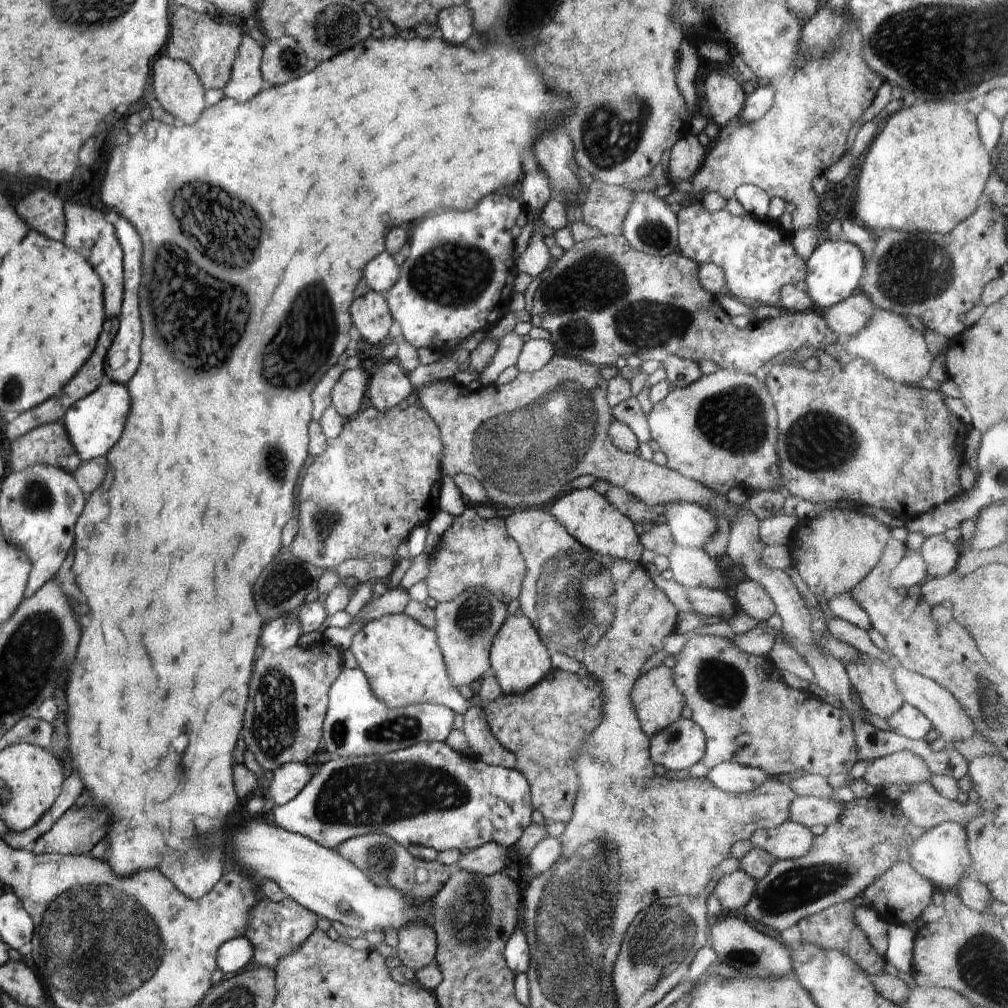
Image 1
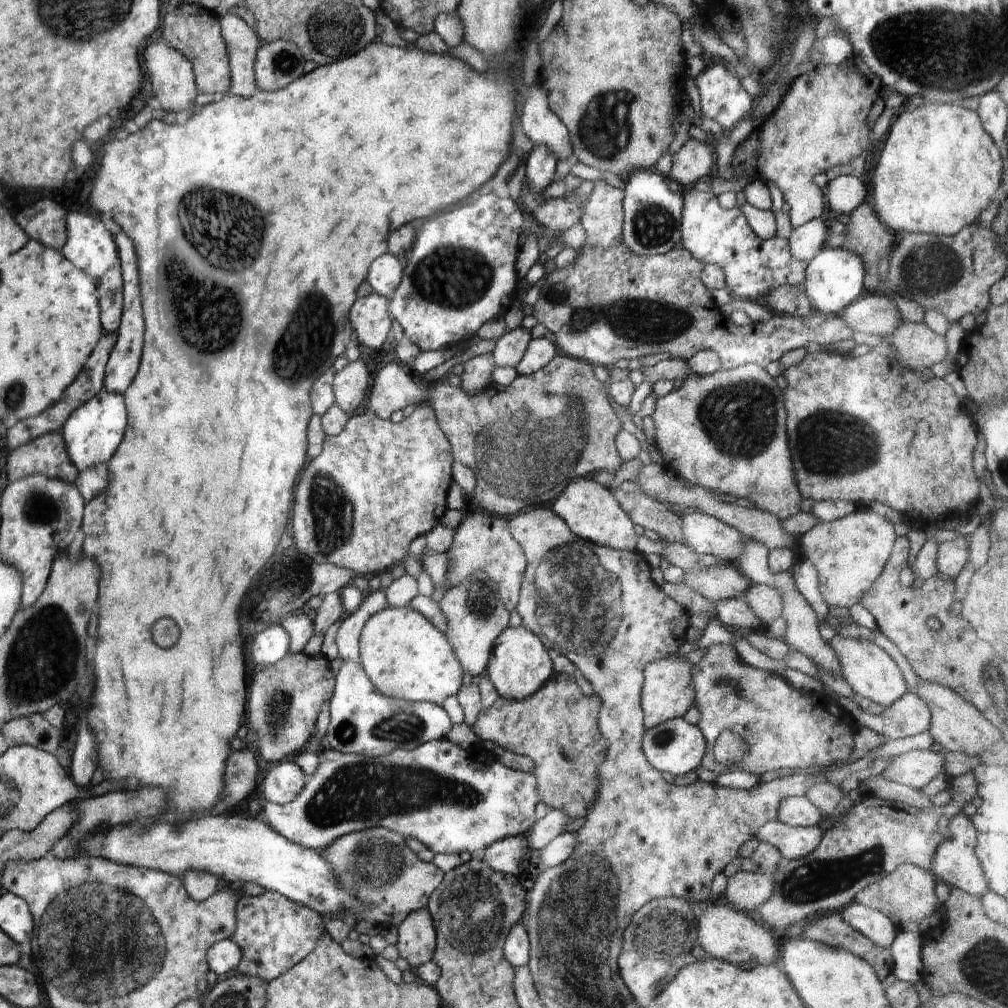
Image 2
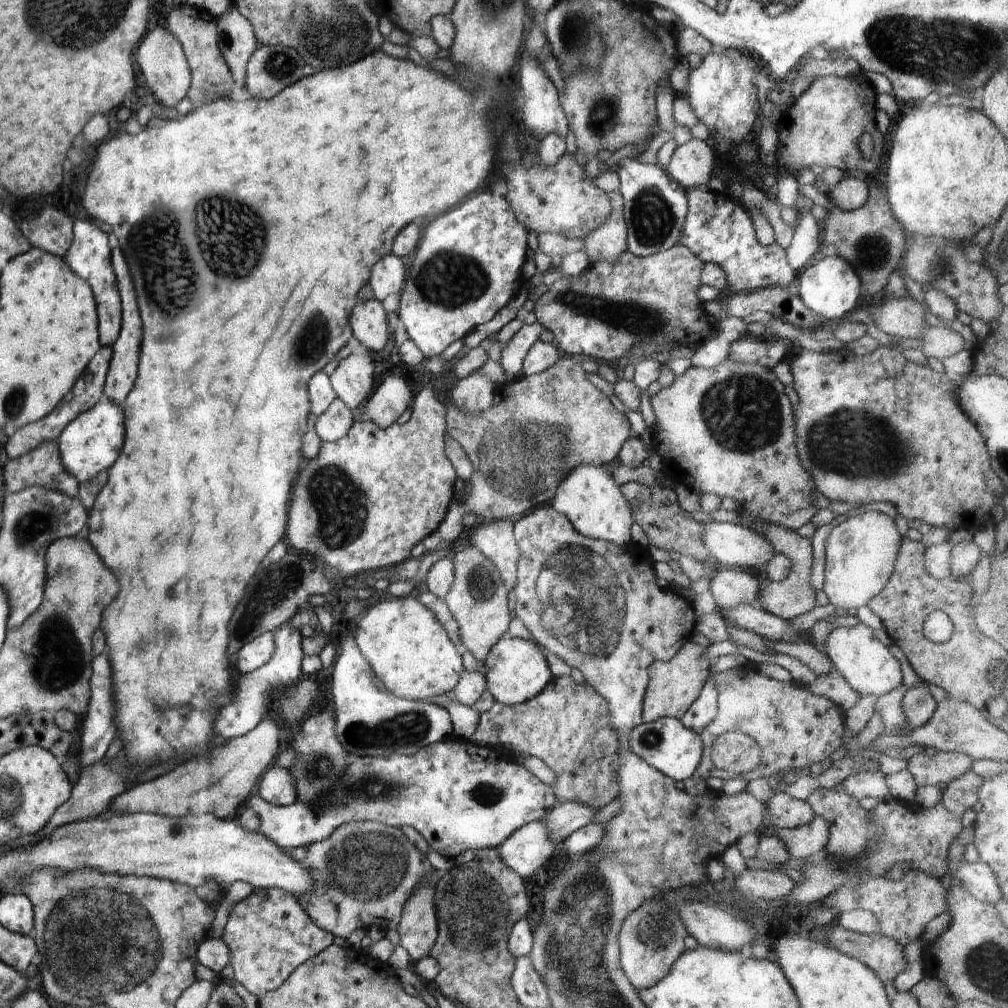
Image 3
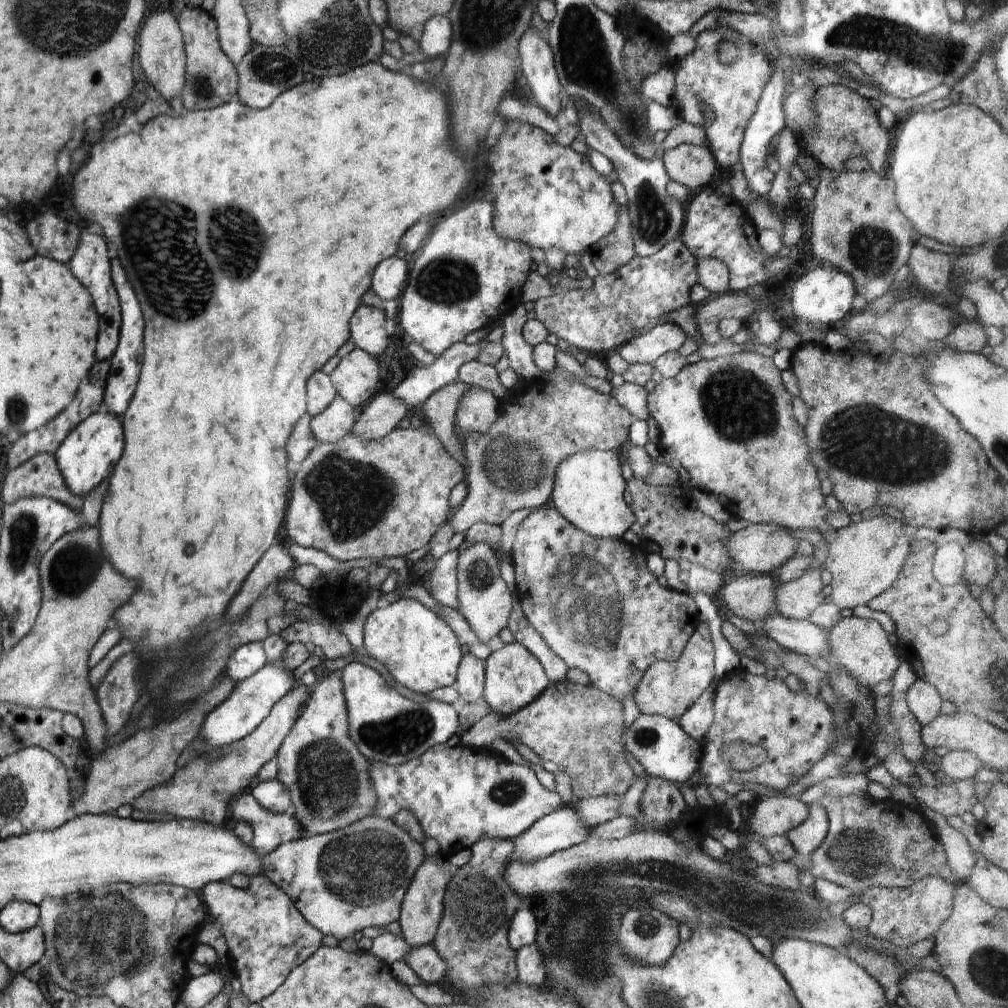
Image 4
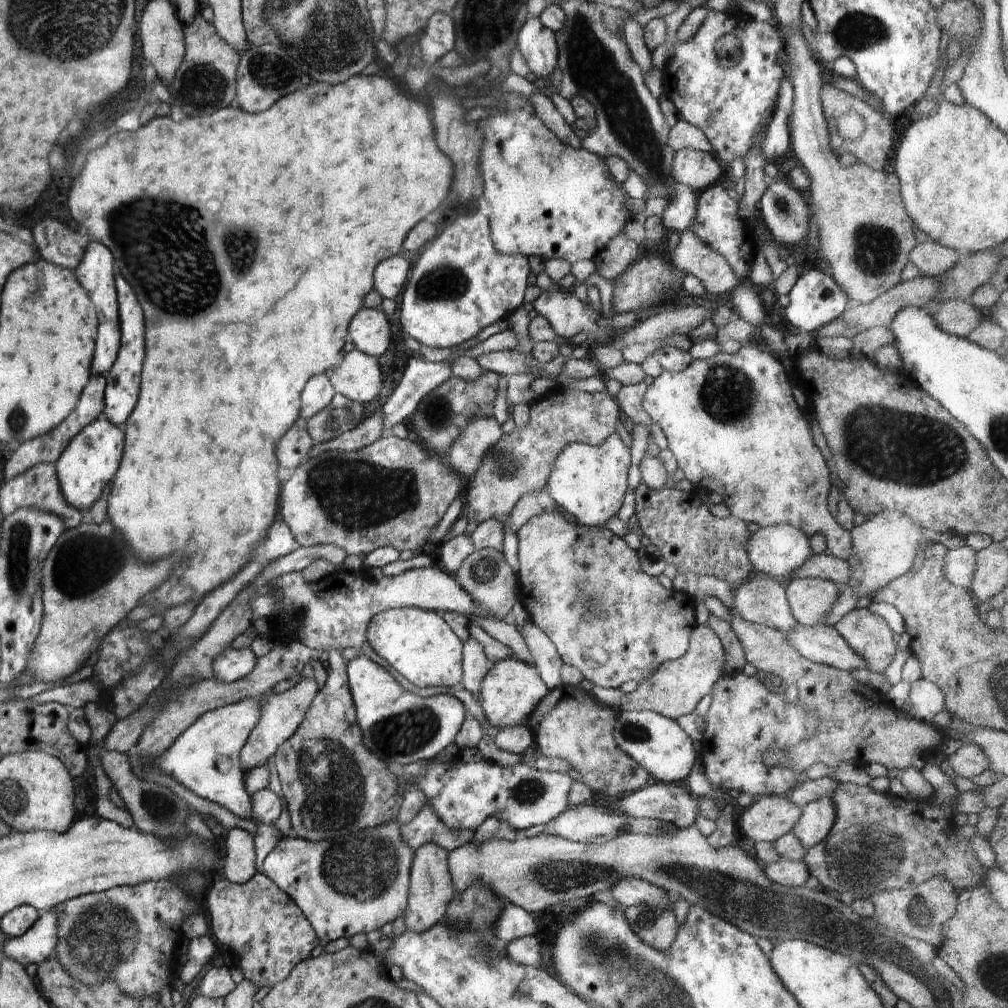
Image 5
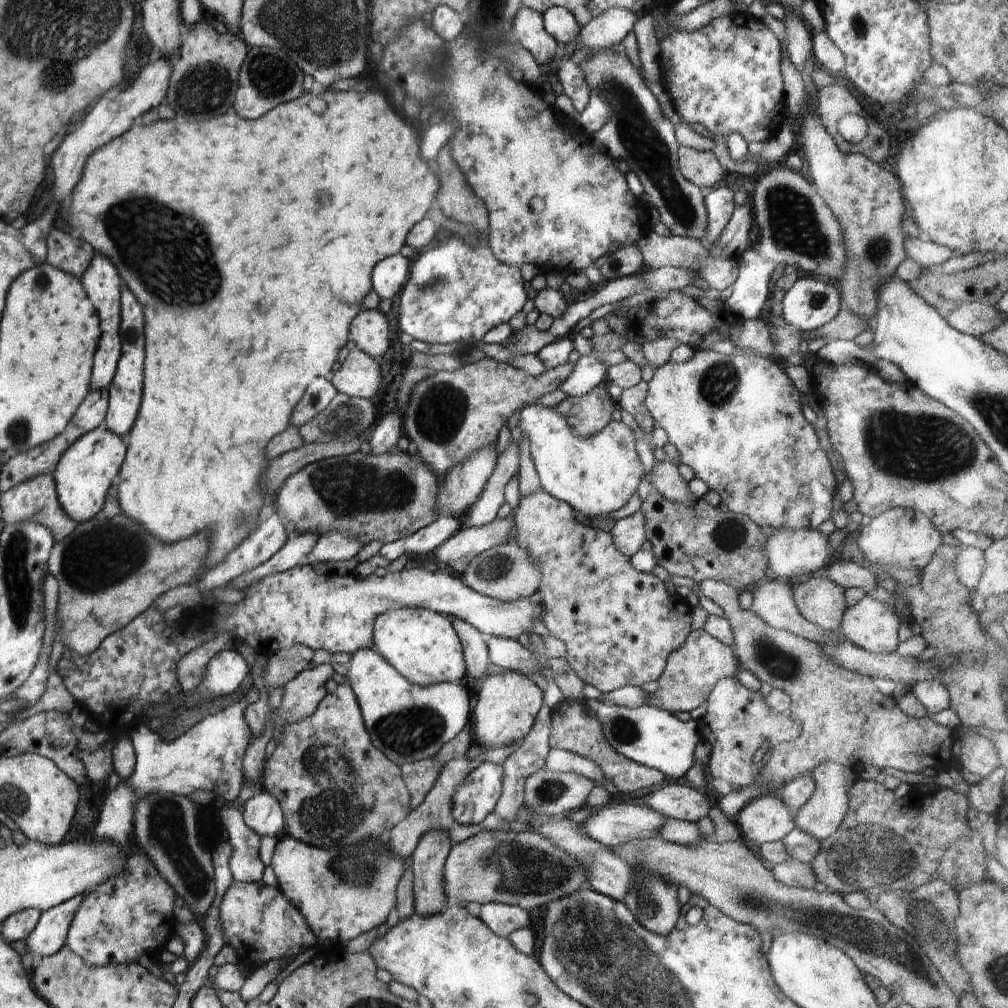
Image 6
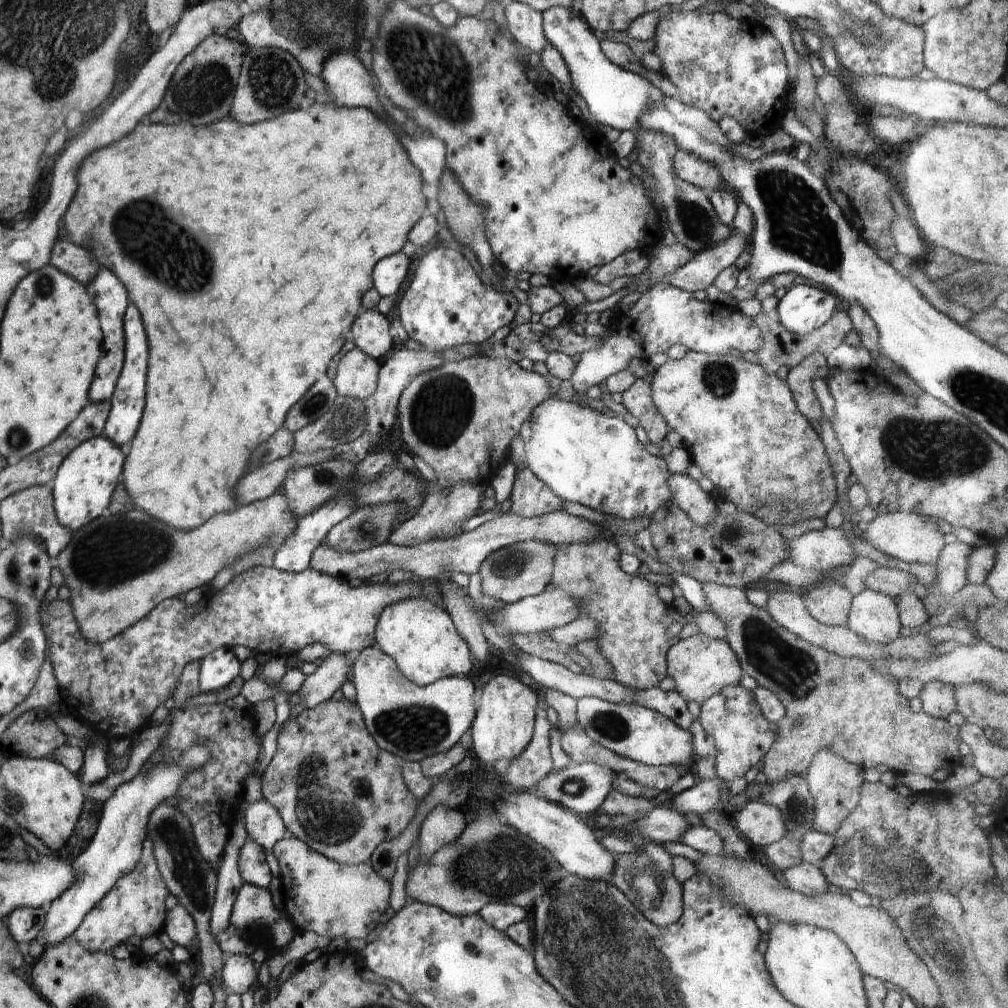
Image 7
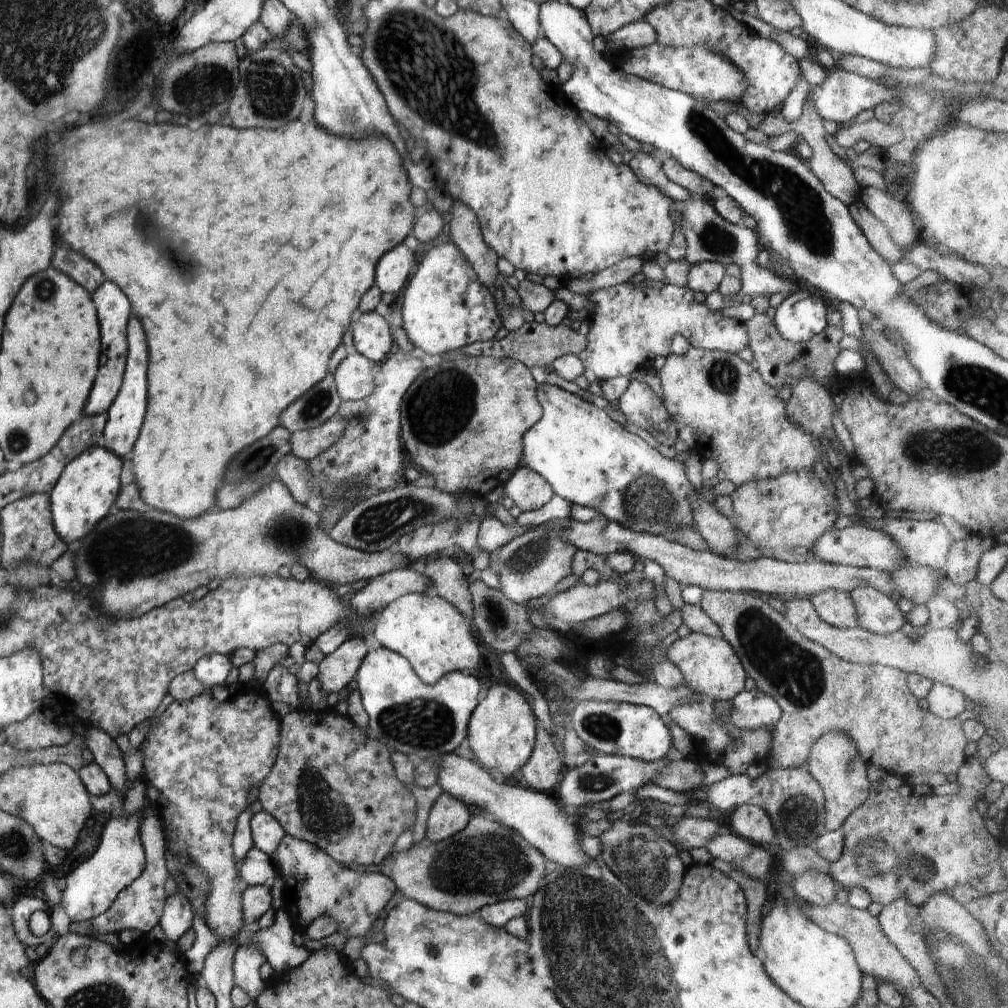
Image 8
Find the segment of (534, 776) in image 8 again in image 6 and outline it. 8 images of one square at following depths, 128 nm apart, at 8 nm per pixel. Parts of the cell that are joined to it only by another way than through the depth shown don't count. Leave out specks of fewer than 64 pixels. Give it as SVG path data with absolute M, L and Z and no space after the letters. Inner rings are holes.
M545 703L540 707L534 724L532 725L530 732L526 735L525 740L510 752L502 764L502 790L500 798L497 800L495 809L493 810L496 813L496 816L499 816L502 820L510 822L517 819L519 810L524 808L523 798L526 778L545 768L546 757L551 749L551 746L549 745L551 733L551 711L551 708Z

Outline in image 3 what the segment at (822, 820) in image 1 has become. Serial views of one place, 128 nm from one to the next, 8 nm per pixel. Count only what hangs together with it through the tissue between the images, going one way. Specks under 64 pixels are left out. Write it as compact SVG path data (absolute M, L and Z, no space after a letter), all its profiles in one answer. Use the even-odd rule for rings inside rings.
M780 790L765 803L765 813L775 829L790 830L812 822L816 815L807 800L792 798Z

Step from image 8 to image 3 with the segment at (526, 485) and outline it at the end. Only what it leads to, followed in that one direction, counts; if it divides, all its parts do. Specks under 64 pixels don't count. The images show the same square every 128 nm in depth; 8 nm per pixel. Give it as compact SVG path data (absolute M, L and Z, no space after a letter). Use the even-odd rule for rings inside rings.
M552 505L538 506L516 518L513 523L513 535L519 552L517 579L516 584L513 586L517 598L515 615L530 630L541 649L562 658L572 669L580 670L584 675L585 682L591 684L592 688L595 688L607 700L609 723L614 726L615 733L619 734L620 748L622 736L629 735L630 731L642 721L643 698L649 683L648 669L650 664L654 661L669 661L684 646L685 642L692 639L692 634L694 634L697 626L694 604L683 595L670 589L670 587L662 588L656 583L657 576L655 575L654 561L647 548L632 543L620 546L602 539L593 539L581 535L562 513L553 509Z

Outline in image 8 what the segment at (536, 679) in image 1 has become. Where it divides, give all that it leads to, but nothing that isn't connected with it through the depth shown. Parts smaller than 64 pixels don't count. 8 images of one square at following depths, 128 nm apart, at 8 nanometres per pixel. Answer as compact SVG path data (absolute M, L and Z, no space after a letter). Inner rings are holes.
M496 684L489 688L486 698L476 705L468 723L467 737L474 752L474 761L492 772L498 772L505 779L512 778L528 762L535 745L535 727L538 722L524 695L516 688Z

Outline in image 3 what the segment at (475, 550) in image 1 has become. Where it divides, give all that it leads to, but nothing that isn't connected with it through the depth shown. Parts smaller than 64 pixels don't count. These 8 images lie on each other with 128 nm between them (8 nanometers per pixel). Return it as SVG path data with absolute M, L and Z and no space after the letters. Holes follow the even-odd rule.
M511 519L481 521L470 531L465 531L468 544L476 545L496 565L507 592L516 584L519 557L513 523Z

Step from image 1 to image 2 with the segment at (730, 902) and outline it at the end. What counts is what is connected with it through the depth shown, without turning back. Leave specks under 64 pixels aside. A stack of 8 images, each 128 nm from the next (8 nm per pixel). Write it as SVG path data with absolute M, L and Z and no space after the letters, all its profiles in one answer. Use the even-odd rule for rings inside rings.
M738 871L727 879L722 901L732 902L742 910L756 910L774 890L774 881L762 872Z

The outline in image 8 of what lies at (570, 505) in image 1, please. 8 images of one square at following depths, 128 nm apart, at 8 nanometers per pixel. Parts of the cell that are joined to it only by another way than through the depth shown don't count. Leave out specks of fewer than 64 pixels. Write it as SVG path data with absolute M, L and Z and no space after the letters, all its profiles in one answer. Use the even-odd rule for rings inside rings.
M537 384L536 398L543 415L524 433L523 457L526 465L552 487L554 494L572 504L594 508L610 521L637 533L660 535L674 541L675 538L671 536L673 531L683 527L696 528L691 501L698 491L686 477L682 461L664 457L658 449L606 415L604 409L557 385Z

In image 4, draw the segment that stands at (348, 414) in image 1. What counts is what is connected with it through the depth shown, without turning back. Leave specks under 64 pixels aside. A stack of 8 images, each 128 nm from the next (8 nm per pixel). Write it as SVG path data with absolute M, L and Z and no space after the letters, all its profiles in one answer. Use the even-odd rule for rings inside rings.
M355 348L342 357L329 377L337 394L353 407L368 402L381 389L378 362L362 349Z

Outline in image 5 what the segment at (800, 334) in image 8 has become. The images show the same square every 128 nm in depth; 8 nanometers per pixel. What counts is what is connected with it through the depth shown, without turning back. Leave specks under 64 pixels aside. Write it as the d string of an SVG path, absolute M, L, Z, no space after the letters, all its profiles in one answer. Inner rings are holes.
M819 268L810 269L804 276L799 276L788 296L789 300L785 306L786 318L795 327L795 331L802 329L811 334L840 317L849 301L834 277Z

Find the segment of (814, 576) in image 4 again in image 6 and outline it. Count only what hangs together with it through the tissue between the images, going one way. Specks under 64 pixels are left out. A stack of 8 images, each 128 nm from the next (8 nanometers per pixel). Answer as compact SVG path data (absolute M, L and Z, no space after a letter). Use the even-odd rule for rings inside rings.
M828 578L808 579L793 588L793 597L806 620L838 632L847 609L845 588Z

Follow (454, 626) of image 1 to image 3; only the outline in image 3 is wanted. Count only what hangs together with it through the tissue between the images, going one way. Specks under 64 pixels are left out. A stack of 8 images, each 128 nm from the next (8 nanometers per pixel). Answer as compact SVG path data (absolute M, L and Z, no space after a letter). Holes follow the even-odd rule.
M468 544L464 550L456 553L453 565L453 581L444 599L458 623L462 646L465 650L470 650L477 661L484 660L492 646L509 629L512 616L507 588L496 565L476 545Z

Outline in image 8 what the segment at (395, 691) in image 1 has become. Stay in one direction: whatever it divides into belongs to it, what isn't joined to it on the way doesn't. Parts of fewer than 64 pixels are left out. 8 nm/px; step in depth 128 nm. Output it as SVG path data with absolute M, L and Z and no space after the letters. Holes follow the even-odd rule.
M406 593L391 602L376 616L374 638L381 646L409 660L418 678L433 685L441 676L450 671L472 673L480 662L478 644L472 636L474 626L445 598L436 594Z

